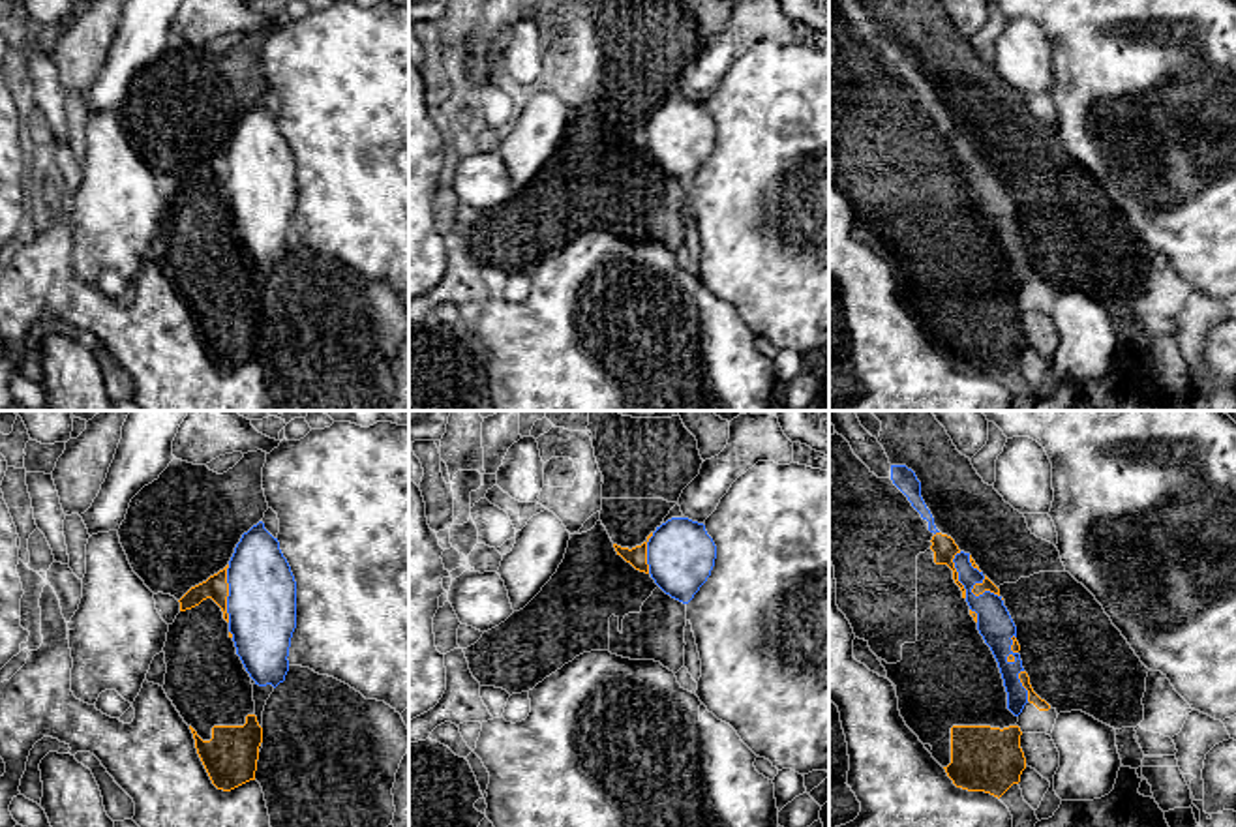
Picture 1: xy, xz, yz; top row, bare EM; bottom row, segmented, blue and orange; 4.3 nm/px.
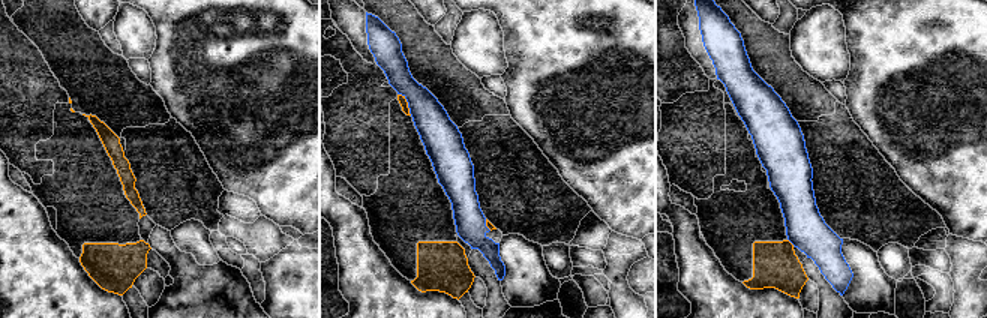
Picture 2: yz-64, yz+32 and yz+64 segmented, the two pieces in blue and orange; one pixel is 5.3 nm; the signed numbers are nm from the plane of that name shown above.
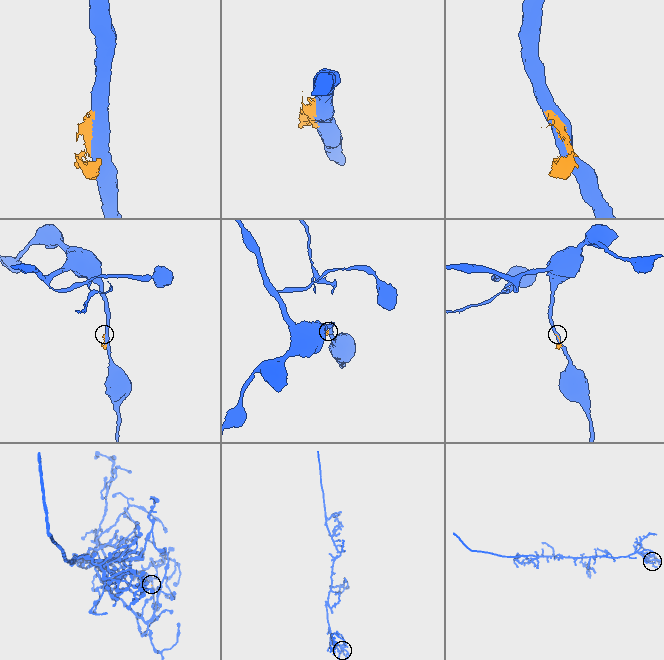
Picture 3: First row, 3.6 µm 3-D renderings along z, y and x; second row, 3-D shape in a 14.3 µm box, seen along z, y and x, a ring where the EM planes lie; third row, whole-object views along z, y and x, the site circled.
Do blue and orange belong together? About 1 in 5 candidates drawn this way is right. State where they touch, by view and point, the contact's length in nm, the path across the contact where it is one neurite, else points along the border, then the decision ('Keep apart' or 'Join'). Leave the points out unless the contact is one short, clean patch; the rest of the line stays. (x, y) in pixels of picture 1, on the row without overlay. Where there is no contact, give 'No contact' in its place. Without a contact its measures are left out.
Touches blue at xy (229, 173). Shared border 240 nm. Keep apart

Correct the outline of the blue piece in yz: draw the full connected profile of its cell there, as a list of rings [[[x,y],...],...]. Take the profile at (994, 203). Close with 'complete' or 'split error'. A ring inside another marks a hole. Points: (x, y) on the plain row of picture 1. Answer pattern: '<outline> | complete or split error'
[[[957,133],[953,143],[958,152],[958,161],[966,169],[966,182],[970,189],[977,193],[977,210],[998,242],[1007,272],[1007,289],[1018,296],[1028,283],[1028,270],[1018,259],[1018,253],[1024,251],[1020,234],[1011,231],[1011,218],[1017,218],[1017,206],[1003,186],[1002,176],[990,171],[985,171],[979,176],[972,173],[973,165],[983,163],[985,156],[972,146],[970,133]]] | complete

